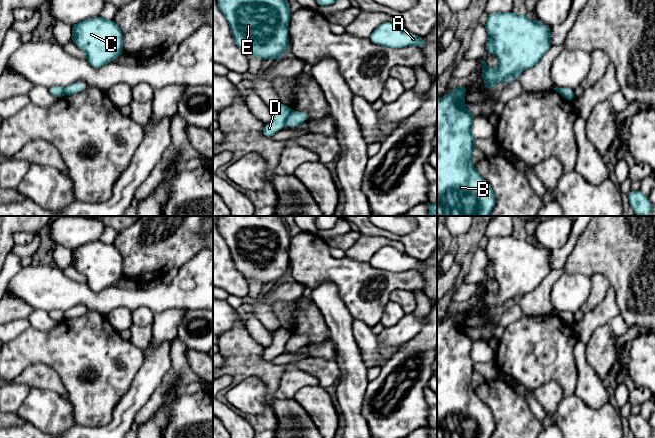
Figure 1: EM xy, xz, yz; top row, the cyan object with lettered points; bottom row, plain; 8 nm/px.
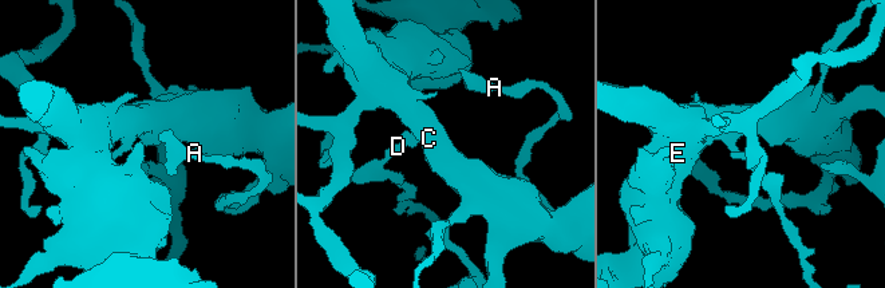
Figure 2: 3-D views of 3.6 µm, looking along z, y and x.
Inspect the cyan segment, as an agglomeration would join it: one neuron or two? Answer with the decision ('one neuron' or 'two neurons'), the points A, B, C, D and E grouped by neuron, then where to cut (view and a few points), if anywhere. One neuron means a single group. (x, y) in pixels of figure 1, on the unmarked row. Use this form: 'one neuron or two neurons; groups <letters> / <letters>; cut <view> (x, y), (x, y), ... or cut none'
two neurons; groups A B C E / D; cut xz (292, 335), (284, 348)

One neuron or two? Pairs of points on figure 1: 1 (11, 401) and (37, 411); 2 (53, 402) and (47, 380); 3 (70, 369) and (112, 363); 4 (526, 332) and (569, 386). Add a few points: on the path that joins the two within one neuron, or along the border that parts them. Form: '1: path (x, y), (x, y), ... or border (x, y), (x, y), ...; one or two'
1: border (32, 387), (15, 412); two
2: border (32, 386), (55, 391), (67, 399); two
3: path (80, 365), (102, 365); one
4: path (538, 345), (564, 373); one

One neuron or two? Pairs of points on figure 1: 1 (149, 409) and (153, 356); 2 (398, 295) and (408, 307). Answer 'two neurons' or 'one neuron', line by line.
1: two neurons
2: one neuron

